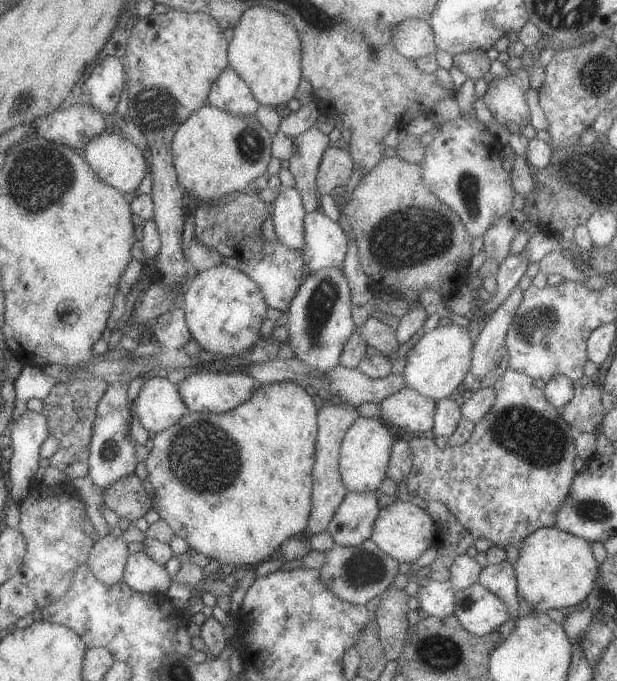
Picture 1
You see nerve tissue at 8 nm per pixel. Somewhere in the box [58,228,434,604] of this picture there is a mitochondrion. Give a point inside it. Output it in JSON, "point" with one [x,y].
{"point":[201,457]}

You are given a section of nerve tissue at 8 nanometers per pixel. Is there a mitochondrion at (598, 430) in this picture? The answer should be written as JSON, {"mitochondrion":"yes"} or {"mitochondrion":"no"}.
{"mitochondrion":"no"}

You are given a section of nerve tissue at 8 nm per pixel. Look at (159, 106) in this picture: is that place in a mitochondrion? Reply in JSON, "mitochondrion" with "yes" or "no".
{"mitochondrion":"yes"}

